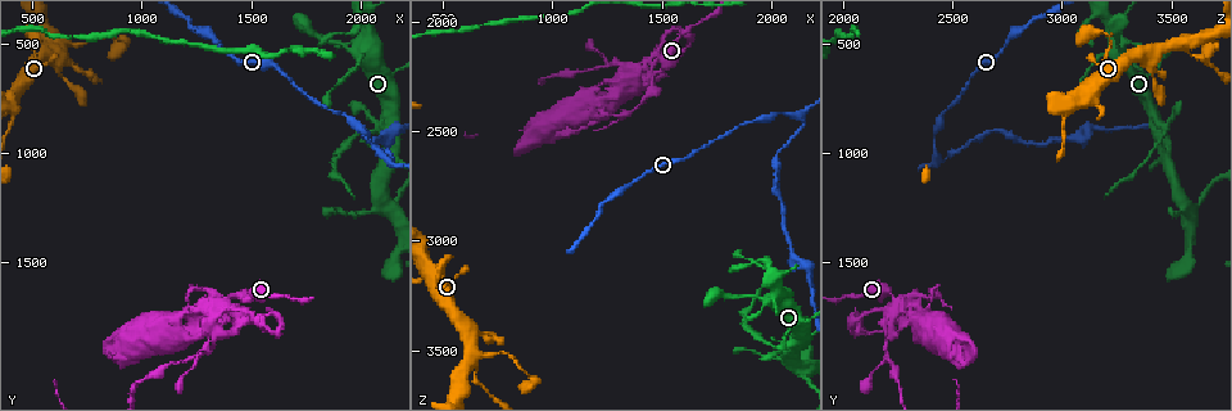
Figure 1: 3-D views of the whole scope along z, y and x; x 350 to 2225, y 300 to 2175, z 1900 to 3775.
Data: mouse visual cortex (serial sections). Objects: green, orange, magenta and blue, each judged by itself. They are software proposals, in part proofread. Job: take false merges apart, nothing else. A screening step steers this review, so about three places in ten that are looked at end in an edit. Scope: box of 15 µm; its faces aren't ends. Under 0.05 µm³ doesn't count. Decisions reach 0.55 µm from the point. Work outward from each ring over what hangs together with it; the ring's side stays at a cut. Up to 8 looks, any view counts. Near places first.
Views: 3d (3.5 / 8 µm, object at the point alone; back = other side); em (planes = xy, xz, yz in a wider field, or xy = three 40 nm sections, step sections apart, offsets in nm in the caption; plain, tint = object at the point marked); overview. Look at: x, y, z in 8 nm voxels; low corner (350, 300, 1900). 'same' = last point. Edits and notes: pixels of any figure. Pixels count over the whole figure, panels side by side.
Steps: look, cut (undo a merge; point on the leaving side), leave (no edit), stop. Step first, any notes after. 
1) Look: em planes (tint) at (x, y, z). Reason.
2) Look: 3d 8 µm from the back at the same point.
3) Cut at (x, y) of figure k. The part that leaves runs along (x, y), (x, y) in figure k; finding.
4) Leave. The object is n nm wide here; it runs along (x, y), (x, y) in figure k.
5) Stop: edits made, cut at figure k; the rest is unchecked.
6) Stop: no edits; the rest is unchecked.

Look: 3d 3.5 µm at (2050, 910, 3470).

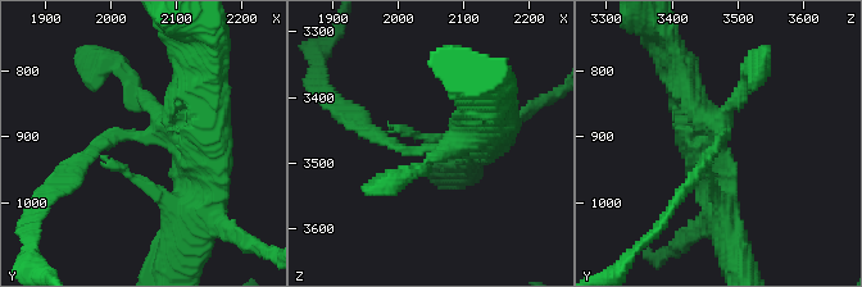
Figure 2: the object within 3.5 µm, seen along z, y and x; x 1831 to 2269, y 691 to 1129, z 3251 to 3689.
Look: em xy step 1 (tint) at (2055, 895, 3475). 3 arms meet here; the arms are 150, 150, 450 nm wide.

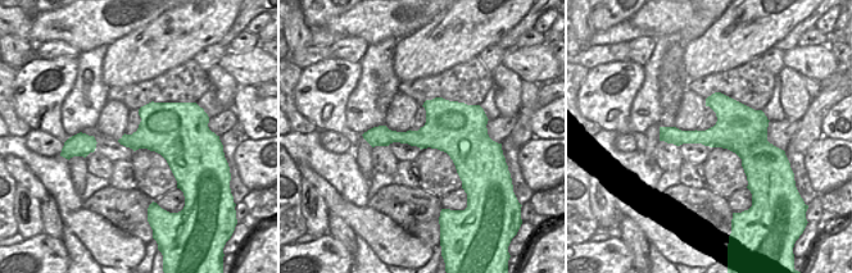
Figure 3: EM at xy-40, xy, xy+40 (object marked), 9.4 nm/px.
Cut at (66, 177) of figure 2. The part that leaves runs along (136, 135), (112, 135), (41, 201) in figure 2; two cells meet here.

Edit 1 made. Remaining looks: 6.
Look: 3d 3.5 µm at (2070, 1270, 3550). Sharp bend.

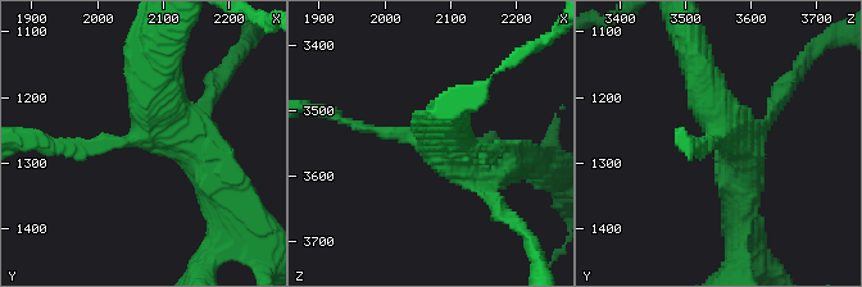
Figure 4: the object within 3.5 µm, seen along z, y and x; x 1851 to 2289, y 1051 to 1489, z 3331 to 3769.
Look: em xy step 5 (plain) at (2060, 1255, 3550). Now the EM.

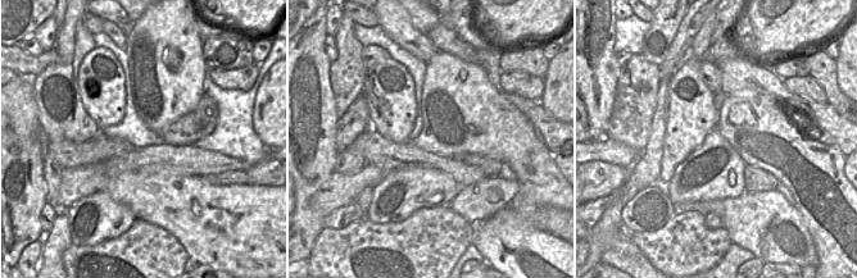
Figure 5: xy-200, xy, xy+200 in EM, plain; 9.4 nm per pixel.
Look: em xy step 5 (tint) at the same point. Where the object lies.

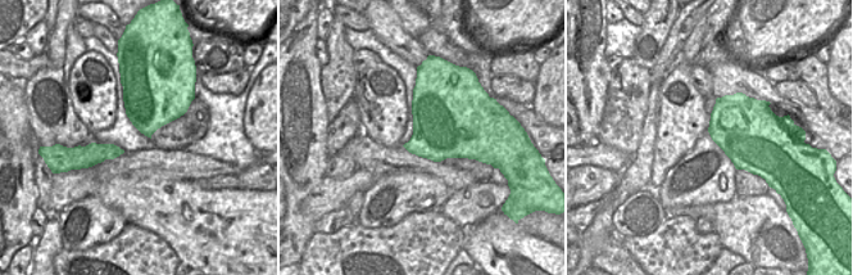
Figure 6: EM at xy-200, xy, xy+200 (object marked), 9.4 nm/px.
Leave. 3 arms meet here; the arms are 150, 400, 500 nm wide; it runs along (158, 36), (154, 114), (213, 174) in figure 4; all the same cell.

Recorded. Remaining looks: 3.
Look: 3d 3.5 µm from the back at (1280, 1610, 2420). Abrupt turn.

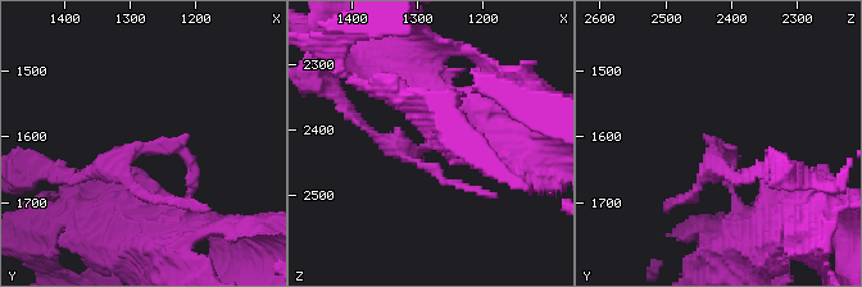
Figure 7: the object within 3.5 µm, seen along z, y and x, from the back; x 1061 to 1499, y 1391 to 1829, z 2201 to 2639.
Cut at (141, 174) of figure 7. The part that leaves runs along (436, 145), (480, 135), (484, 103) in figure 7; two cells meet here.

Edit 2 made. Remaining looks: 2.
Stop: edits made, cut at figure 2, cut at figure 7; the rest is unchecked.

